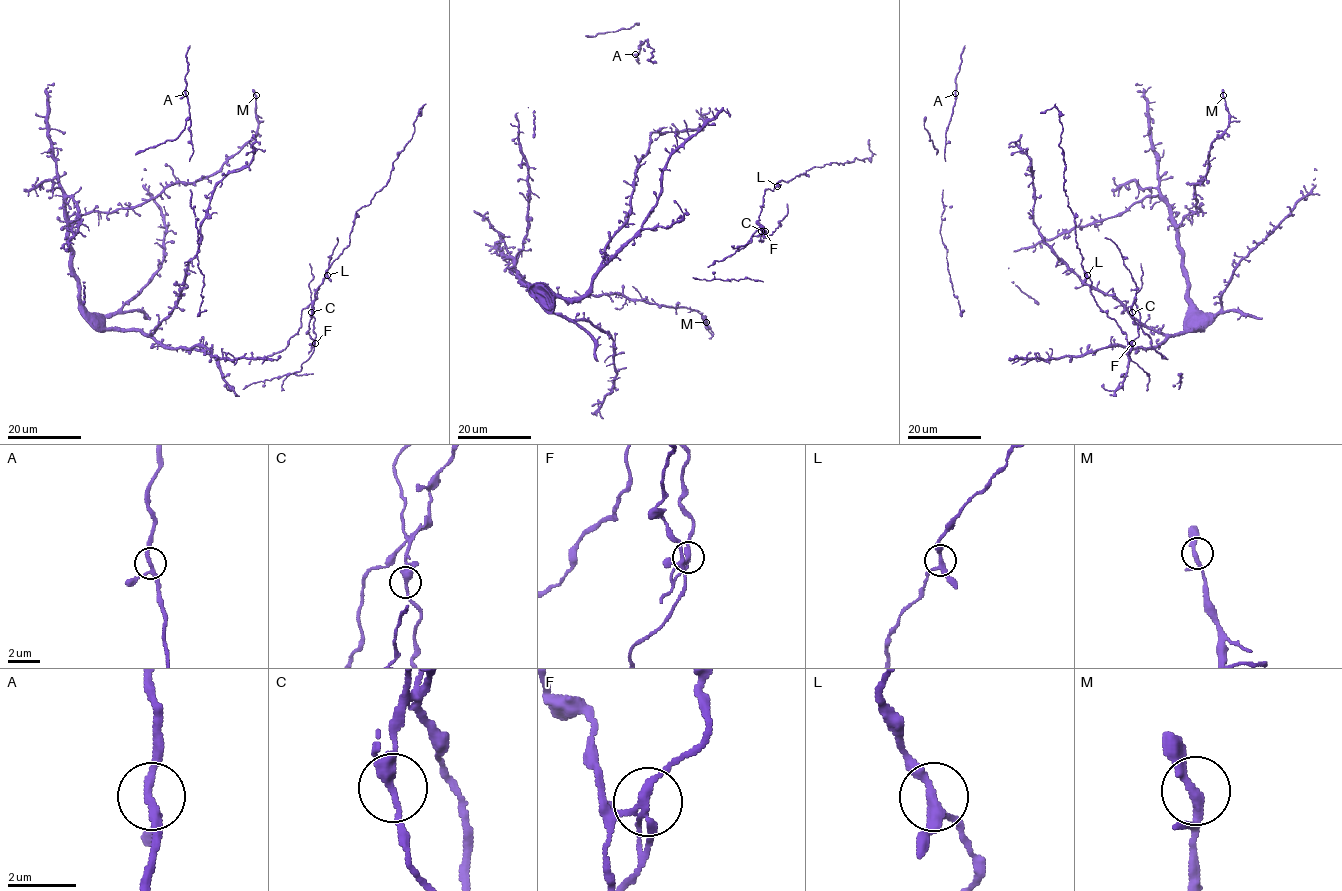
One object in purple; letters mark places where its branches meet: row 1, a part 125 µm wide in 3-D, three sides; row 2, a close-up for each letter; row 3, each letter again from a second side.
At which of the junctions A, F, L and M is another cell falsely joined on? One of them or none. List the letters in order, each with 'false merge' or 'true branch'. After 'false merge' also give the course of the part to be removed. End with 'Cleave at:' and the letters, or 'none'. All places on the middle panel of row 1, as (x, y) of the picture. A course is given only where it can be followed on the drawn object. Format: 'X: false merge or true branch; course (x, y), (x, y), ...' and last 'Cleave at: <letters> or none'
A: true branch
F: false merge; course (765, 231), (766, 237), (761, 231), (733, 254), (708, 267)
L: true branch
M: true branch
Cleave at: F

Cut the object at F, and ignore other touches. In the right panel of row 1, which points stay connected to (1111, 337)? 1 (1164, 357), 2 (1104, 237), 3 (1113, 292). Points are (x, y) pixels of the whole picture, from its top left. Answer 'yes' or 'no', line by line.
1: no
2: no
3: yes

